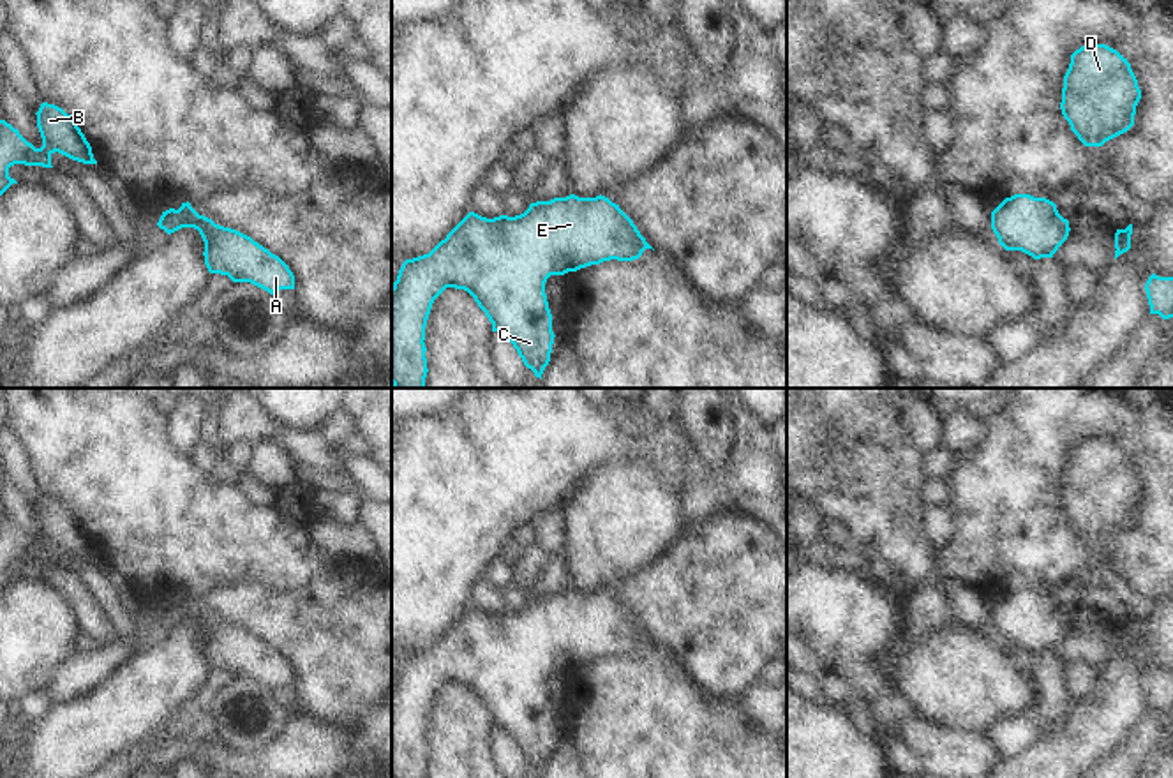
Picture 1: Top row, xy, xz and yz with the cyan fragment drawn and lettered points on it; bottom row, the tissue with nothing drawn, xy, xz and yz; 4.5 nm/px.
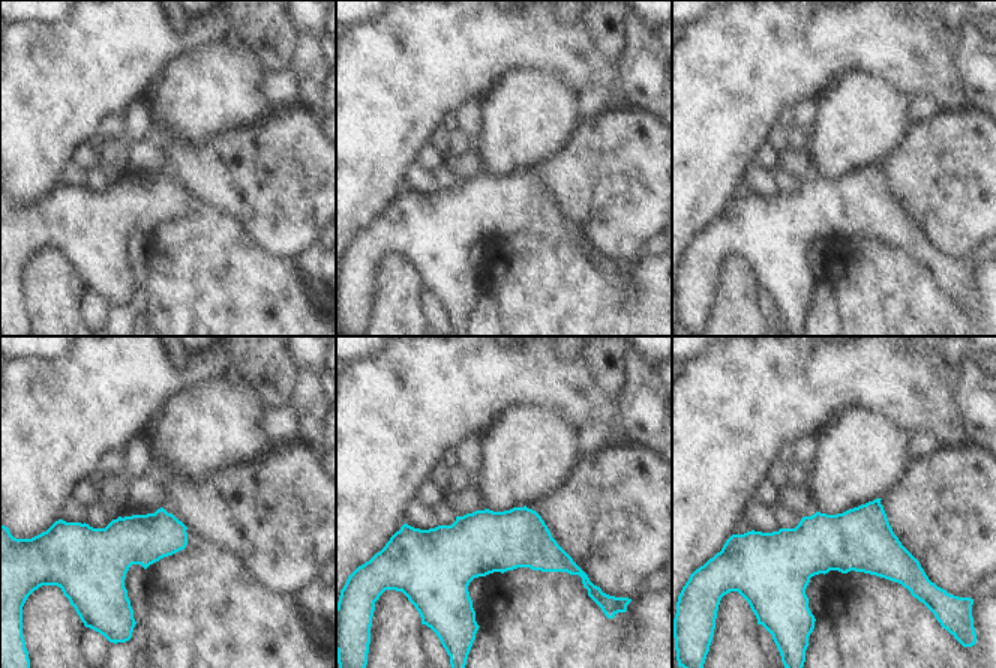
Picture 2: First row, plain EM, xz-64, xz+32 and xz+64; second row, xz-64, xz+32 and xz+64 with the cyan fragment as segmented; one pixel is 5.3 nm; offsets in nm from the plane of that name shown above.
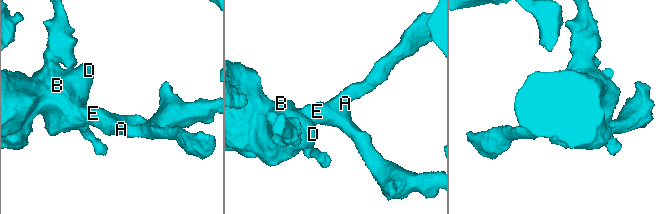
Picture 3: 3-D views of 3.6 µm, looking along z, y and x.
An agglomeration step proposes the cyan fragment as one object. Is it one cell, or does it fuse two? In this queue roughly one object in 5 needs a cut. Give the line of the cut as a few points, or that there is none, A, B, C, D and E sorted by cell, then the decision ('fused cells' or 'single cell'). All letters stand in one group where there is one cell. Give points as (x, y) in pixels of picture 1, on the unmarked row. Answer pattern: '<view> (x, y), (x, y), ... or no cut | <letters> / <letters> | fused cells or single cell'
no cut | A B C D E | single cell

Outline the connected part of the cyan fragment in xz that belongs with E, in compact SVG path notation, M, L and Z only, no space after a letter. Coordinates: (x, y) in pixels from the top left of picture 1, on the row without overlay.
M605 591L554 593L550 596L531 598L529 603L515 612L499 610L494 614L469 607L429 649L406 655L399 665L397 676L392 681L392 778L425 778L425 722L434 695L446 684L467 686L478 702L492 718L492 727L508 734L522 753L524 760L542 774L545 762L550 757L554 727L552 709L549 704L545 677L550 670L564 670L580 663L600 660L603 656L633 656L646 644L653 644L640 630L633 616Z

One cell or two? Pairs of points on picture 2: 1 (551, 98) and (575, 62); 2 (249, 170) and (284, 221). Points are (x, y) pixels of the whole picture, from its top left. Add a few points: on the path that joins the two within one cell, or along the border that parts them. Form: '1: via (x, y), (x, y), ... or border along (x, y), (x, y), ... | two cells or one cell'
1: border along (530, 66), (554, 74), (576, 93) | two cells
2: via (257, 182), (257, 188), (278, 209) | one cell

